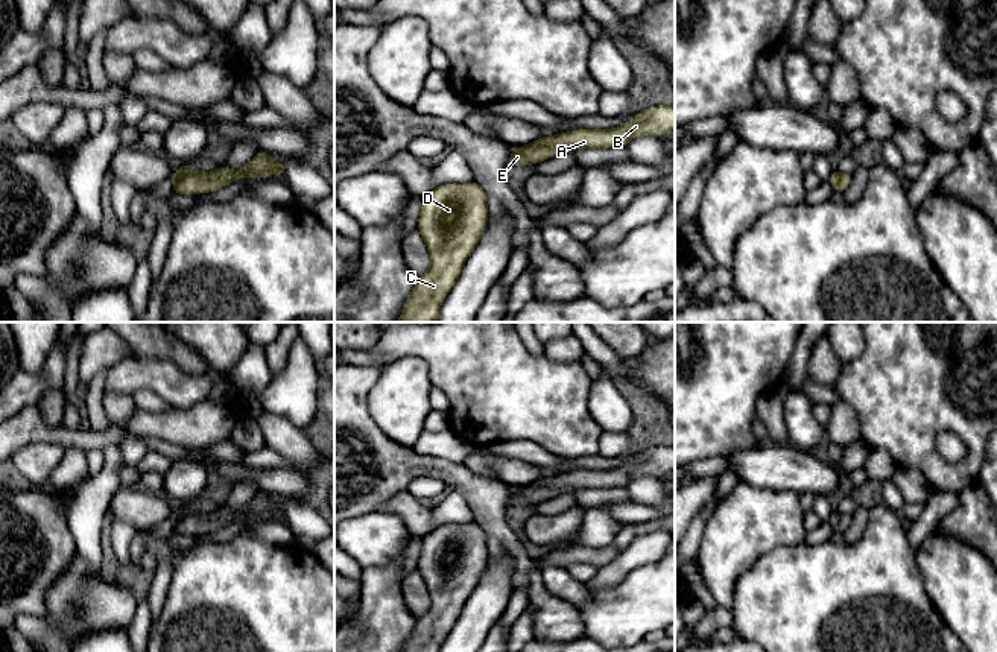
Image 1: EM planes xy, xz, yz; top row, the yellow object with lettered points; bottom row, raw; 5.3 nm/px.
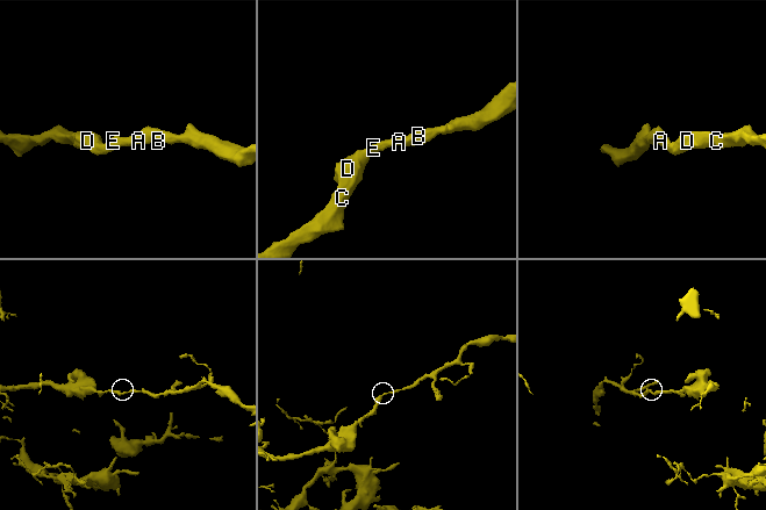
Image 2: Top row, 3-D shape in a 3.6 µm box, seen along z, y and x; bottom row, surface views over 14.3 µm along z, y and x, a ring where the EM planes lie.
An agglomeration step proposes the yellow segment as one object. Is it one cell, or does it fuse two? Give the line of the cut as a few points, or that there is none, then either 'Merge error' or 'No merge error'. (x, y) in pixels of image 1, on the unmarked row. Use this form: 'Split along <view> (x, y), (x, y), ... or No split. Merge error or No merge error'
No split. No merge error

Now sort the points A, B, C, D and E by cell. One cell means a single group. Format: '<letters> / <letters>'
A B C D E

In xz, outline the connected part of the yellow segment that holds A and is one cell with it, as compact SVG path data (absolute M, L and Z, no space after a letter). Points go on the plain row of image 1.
M657 445L635 454L620 468L612 470L571 470L514 488L508 506L535 506L555 495L574 489L628 488L632 477L655 476L663 479L675 470L675 445Z

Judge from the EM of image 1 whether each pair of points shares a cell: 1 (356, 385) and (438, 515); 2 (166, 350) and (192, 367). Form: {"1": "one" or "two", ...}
{"1": "two", "2": "one"}

